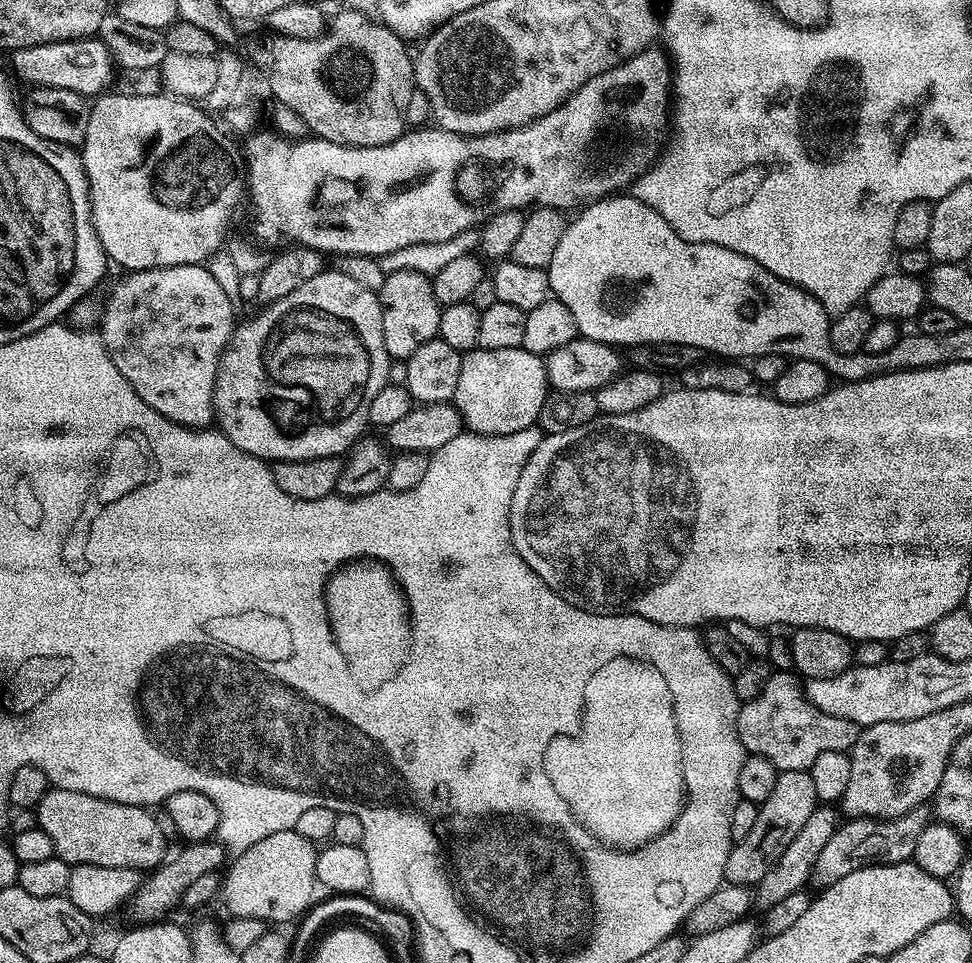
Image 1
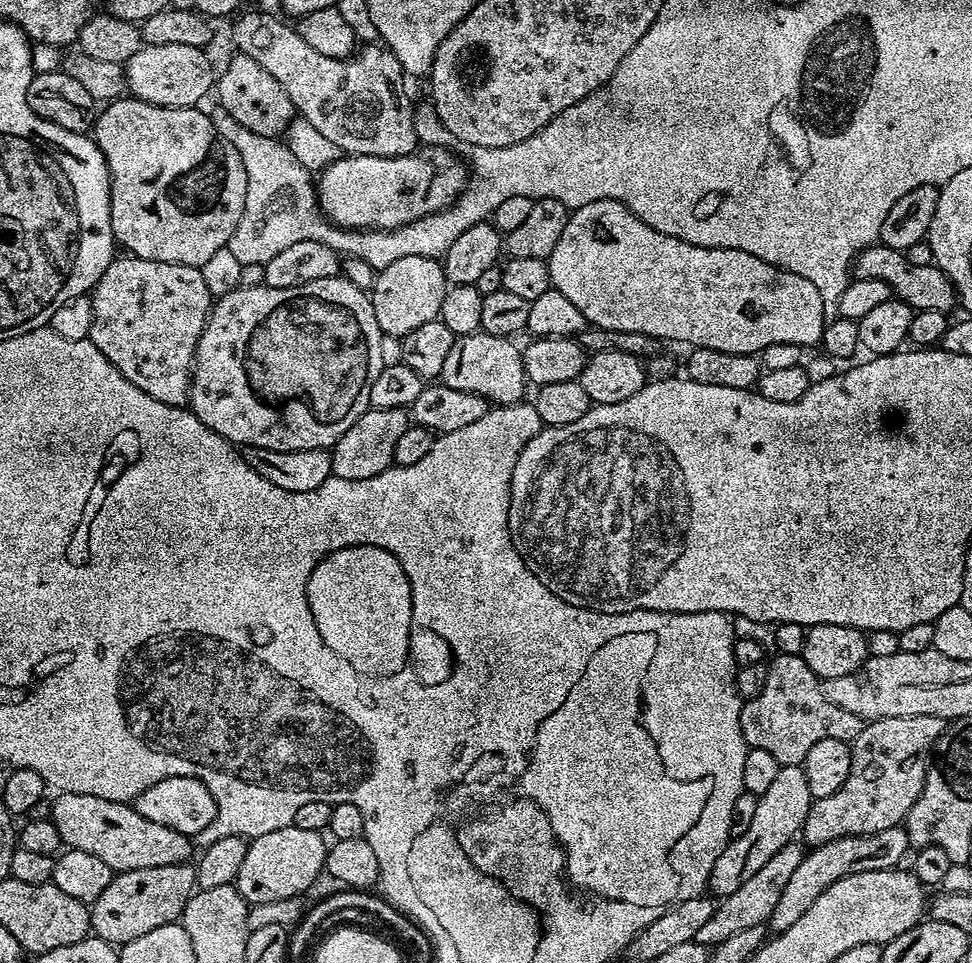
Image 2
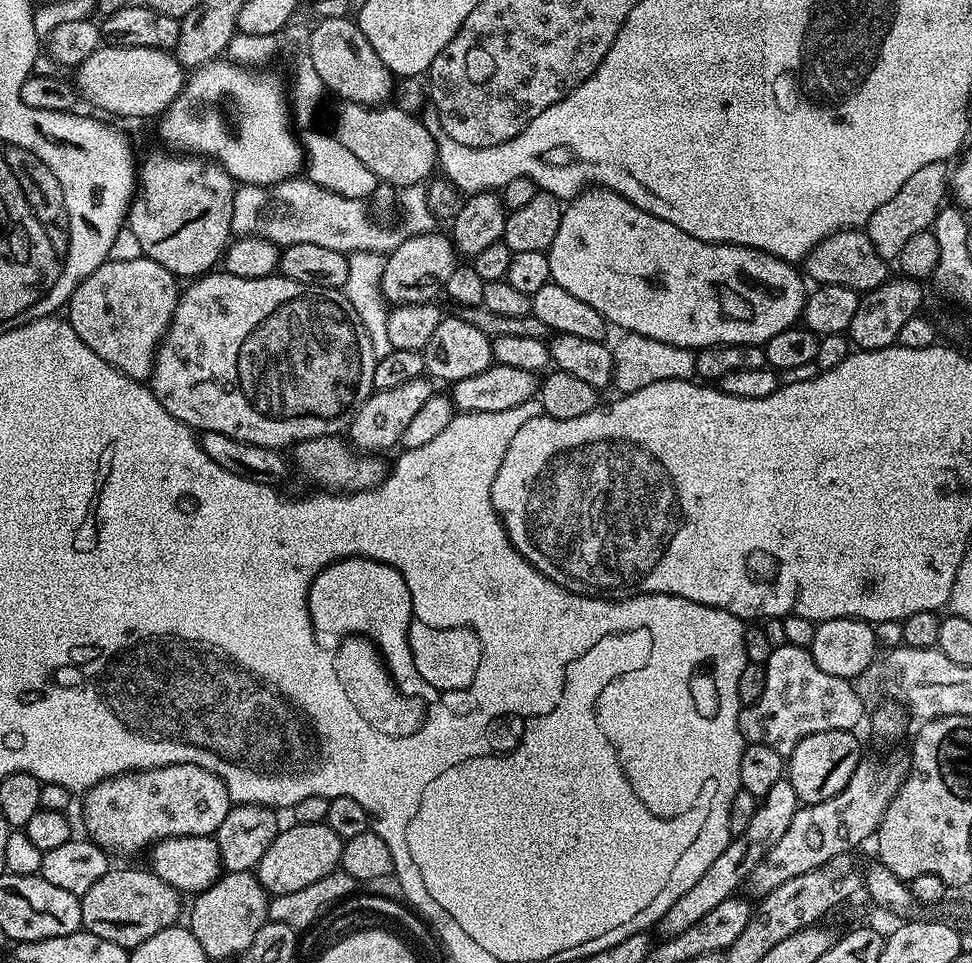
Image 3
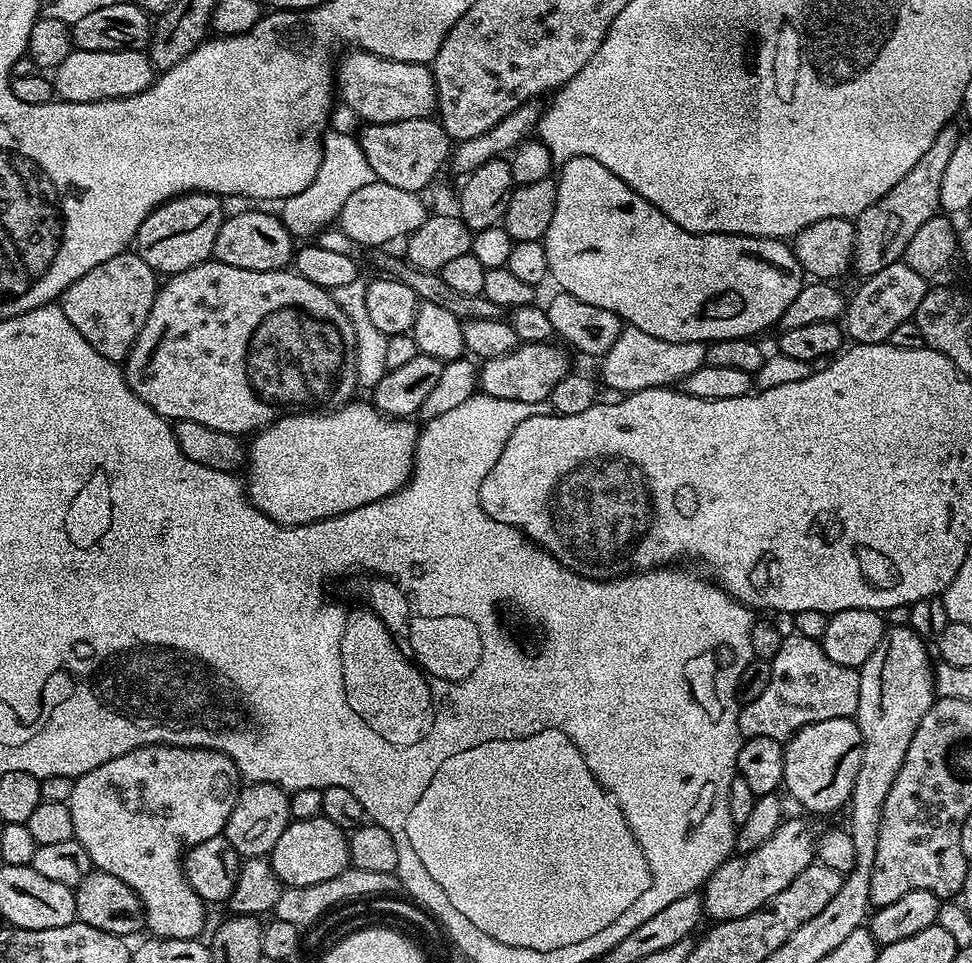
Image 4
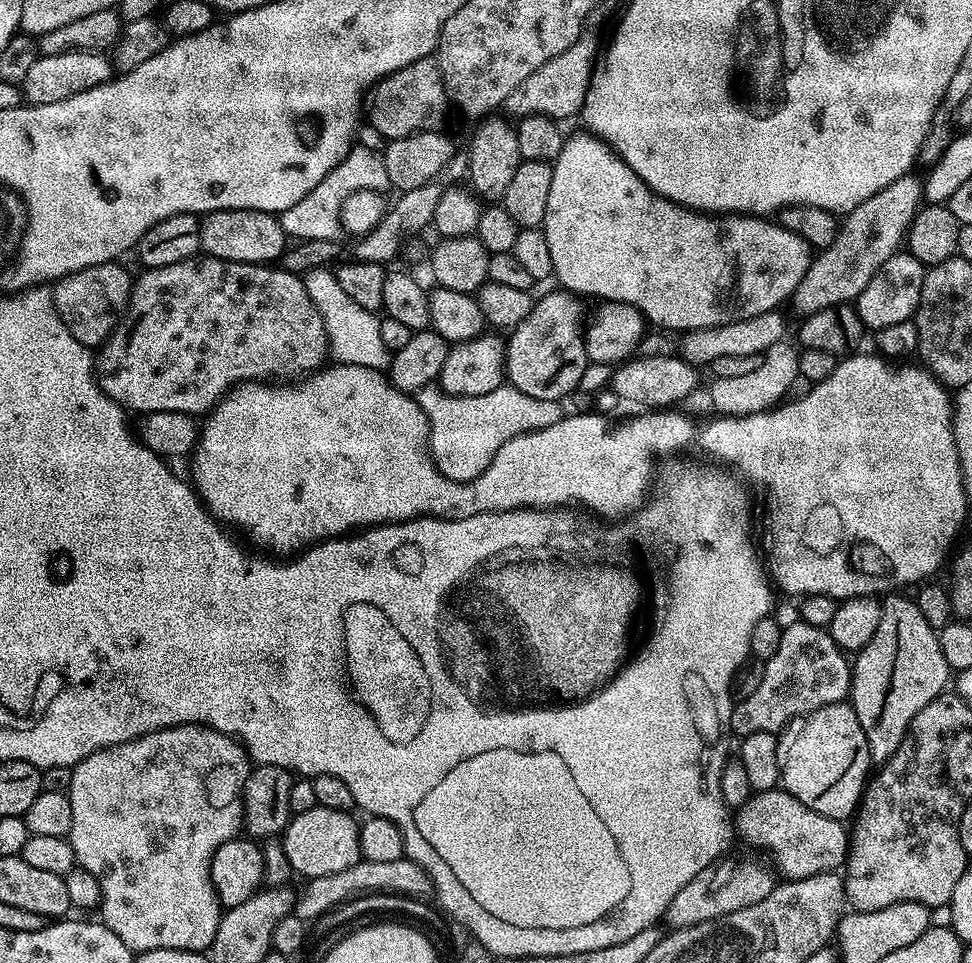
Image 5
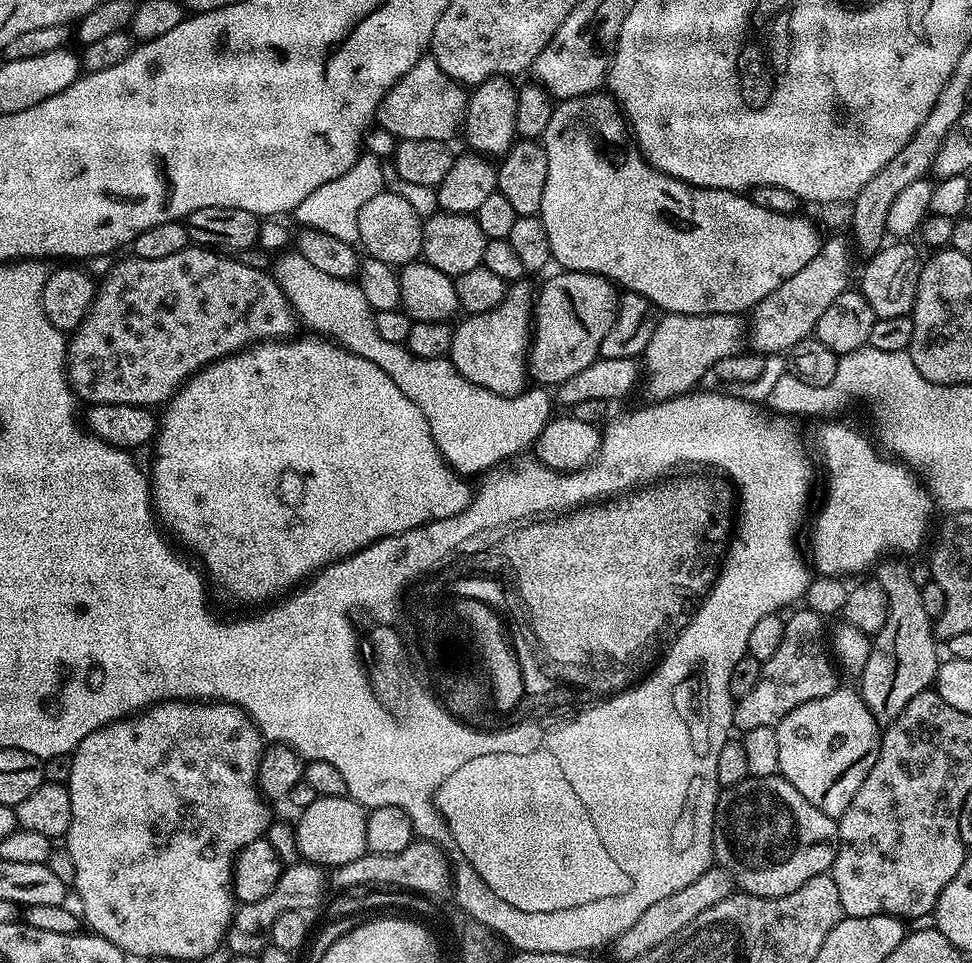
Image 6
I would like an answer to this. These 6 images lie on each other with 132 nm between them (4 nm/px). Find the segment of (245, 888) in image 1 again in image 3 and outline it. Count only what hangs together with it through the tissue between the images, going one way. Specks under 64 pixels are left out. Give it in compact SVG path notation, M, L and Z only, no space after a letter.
M293 823L291 827L277 832L274 842L270 842L266 854L262 854L260 864L254 870L260 885L272 896L306 890L310 882L326 878L326 874L337 871L340 866L340 852L344 848L344 841L338 834L334 834L334 830L330 830L328 824Z

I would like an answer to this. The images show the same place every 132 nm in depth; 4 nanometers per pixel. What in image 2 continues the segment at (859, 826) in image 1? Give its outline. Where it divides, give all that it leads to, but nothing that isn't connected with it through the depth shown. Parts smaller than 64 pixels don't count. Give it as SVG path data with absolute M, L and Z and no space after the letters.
M897 826L890 830L878 830L878 834L866 834L865 836L847 836L838 838L834 842L815 845L811 850L805 851L802 862L798 862L790 882L786 882L786 890L782 890L782 898L778 898L778 906L774 906L774 914L770 921L771 931L778 934L782 930L790 930L834 882L846 878L850 874L862 874L874 870L886 870L895 868L901 862L904 855L910 852L908 843L908 831L903 826Z

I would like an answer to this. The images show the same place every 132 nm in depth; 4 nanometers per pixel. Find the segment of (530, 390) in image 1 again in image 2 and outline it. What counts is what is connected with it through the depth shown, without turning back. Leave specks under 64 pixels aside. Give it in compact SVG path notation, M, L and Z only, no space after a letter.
M475 332L469 336L457 336L454 346L450 346L450 354L446 354L446 363L442 365L442 370L438 377L439 383L450 386L454 390L462 390L463 392L469 392L470 394L478 394L483 396L485 400L491 402L496 406L503 406L505 404L518 404L525 399L524 388L526 389L526 377L524 374L524 357L522 355L521 349L519 347L515 348L513 341L506 336L495 336L489 332Z

